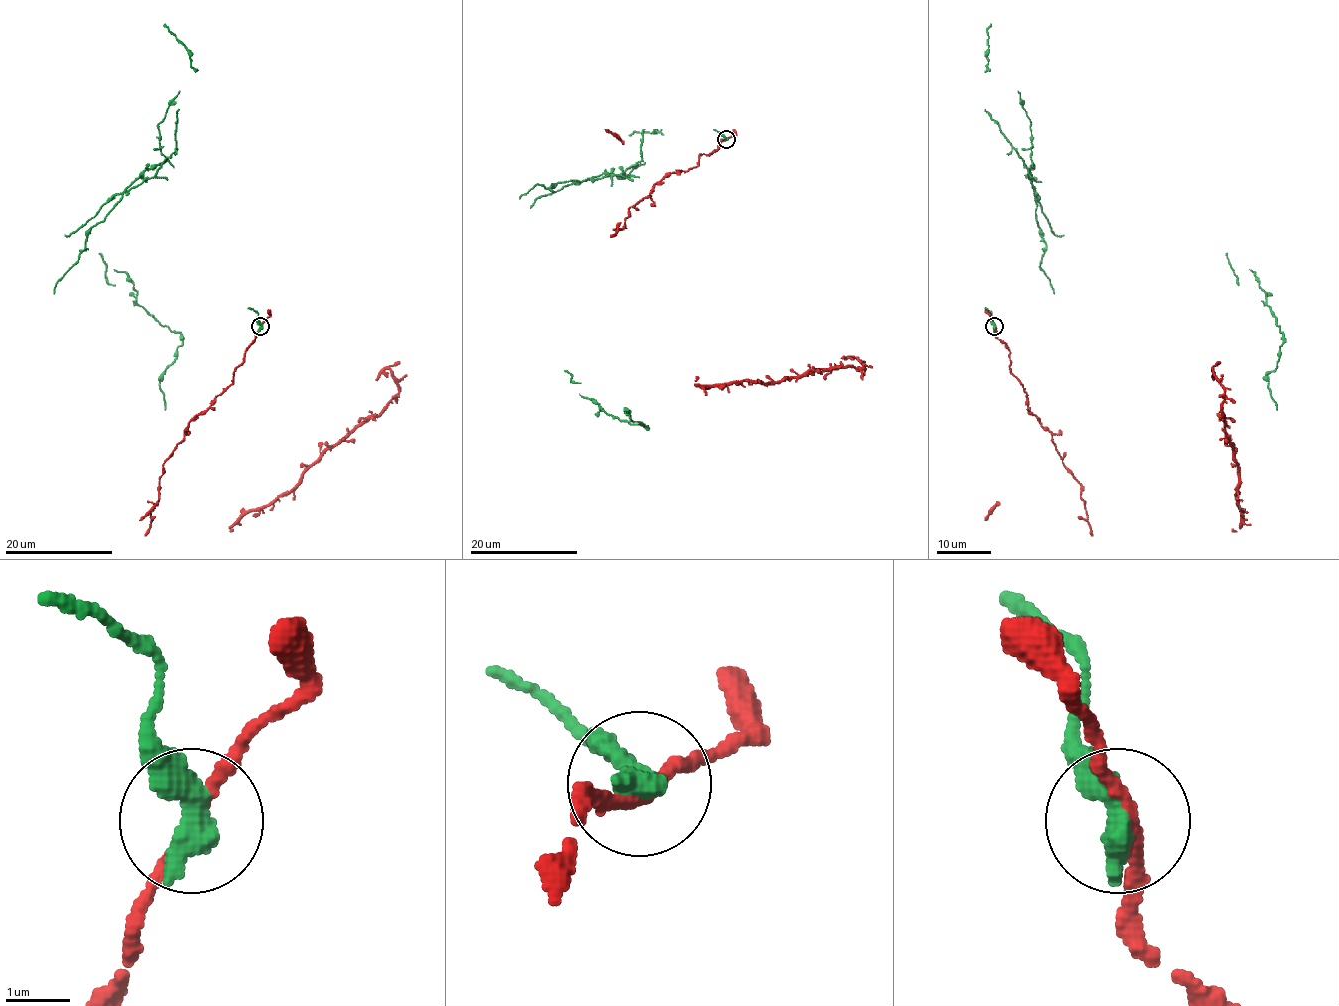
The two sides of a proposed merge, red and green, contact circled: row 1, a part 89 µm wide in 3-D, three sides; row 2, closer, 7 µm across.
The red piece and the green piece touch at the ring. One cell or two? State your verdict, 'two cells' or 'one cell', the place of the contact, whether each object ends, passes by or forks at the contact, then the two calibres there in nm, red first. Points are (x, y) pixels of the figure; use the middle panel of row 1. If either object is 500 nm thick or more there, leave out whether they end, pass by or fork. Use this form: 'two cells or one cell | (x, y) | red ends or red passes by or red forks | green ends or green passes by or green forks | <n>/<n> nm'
two cells | (726, 139) | 190/550 nm

